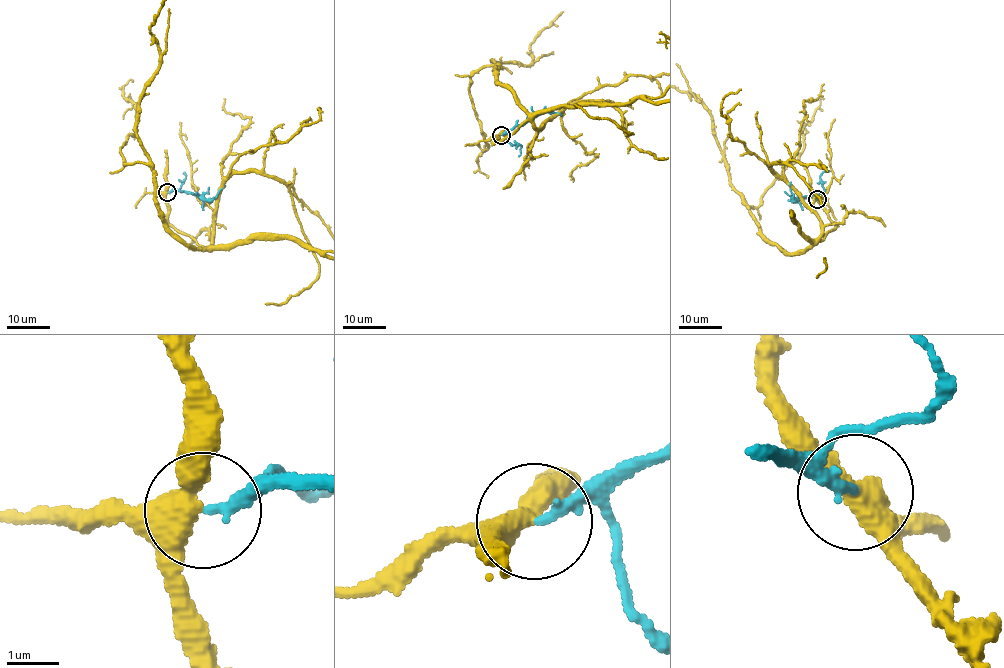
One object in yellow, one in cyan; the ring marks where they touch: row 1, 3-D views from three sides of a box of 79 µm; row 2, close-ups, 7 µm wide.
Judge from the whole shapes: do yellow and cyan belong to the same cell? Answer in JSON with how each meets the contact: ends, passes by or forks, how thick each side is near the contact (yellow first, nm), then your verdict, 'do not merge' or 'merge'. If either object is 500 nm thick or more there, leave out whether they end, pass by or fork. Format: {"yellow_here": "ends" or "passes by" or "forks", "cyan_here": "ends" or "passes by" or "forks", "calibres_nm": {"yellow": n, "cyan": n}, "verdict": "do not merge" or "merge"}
{"yellow_here": "passes by", "cyan_here": "ends", "calibres_nm": {"yellow": 440, "cyan": 200}, "verdict": "do not merge"}

